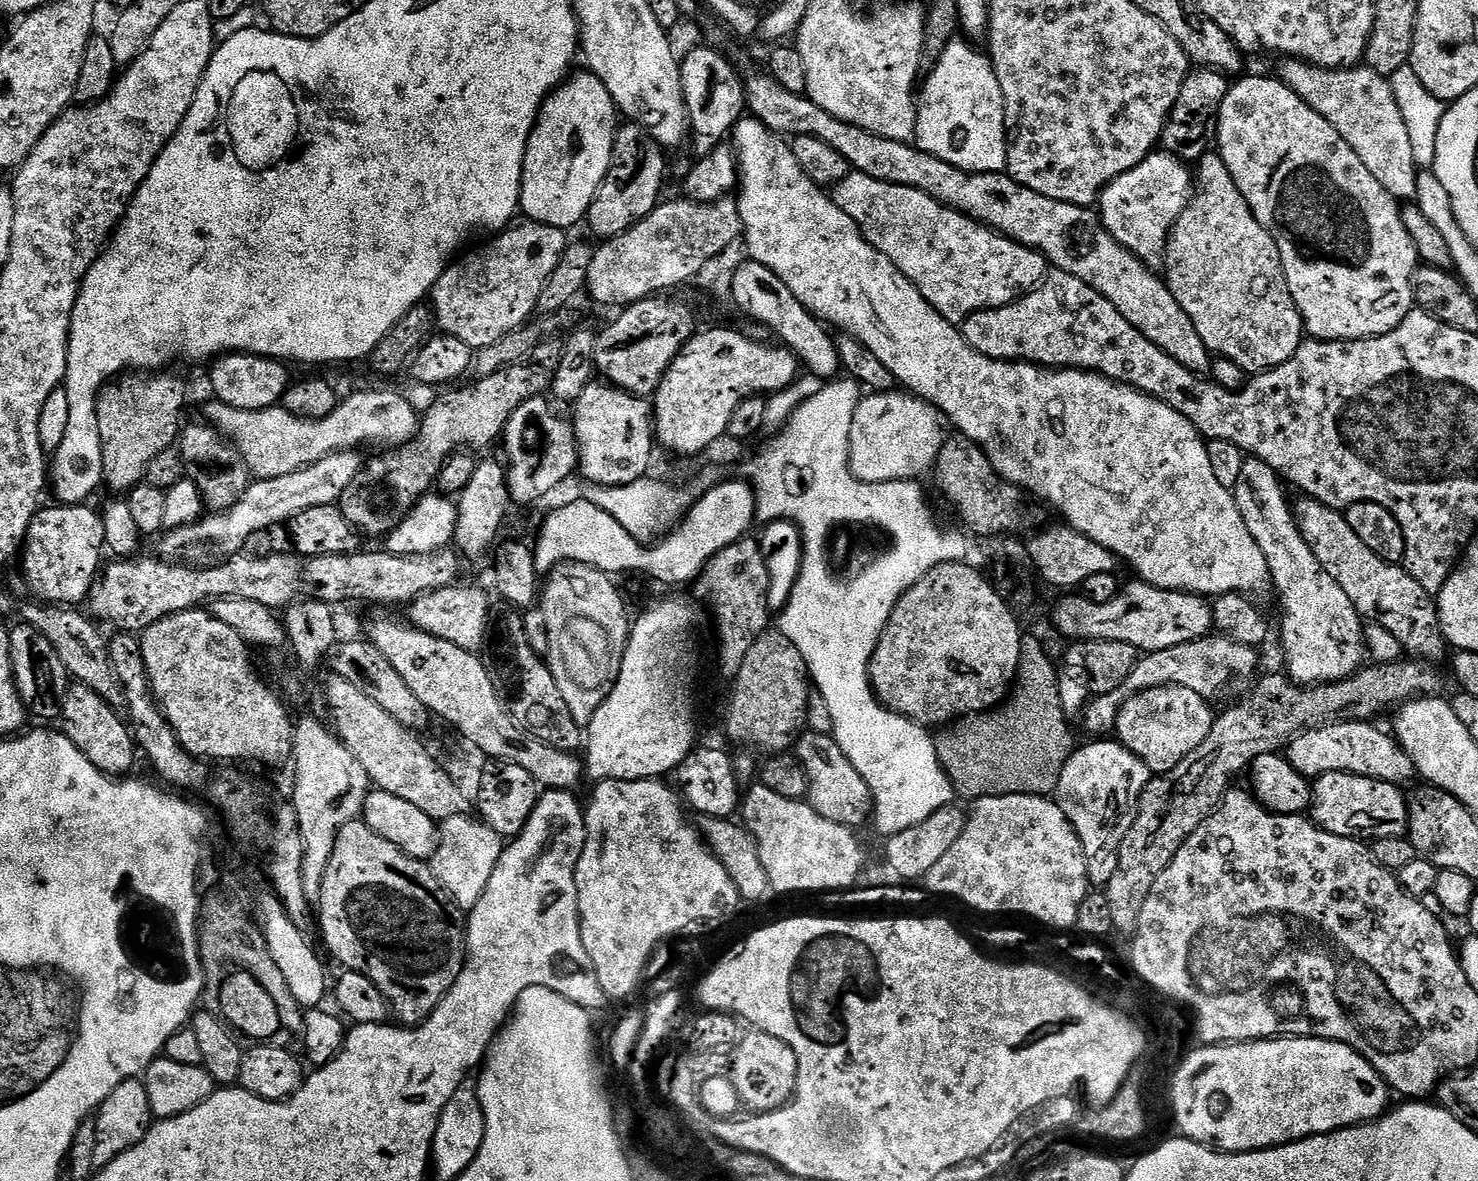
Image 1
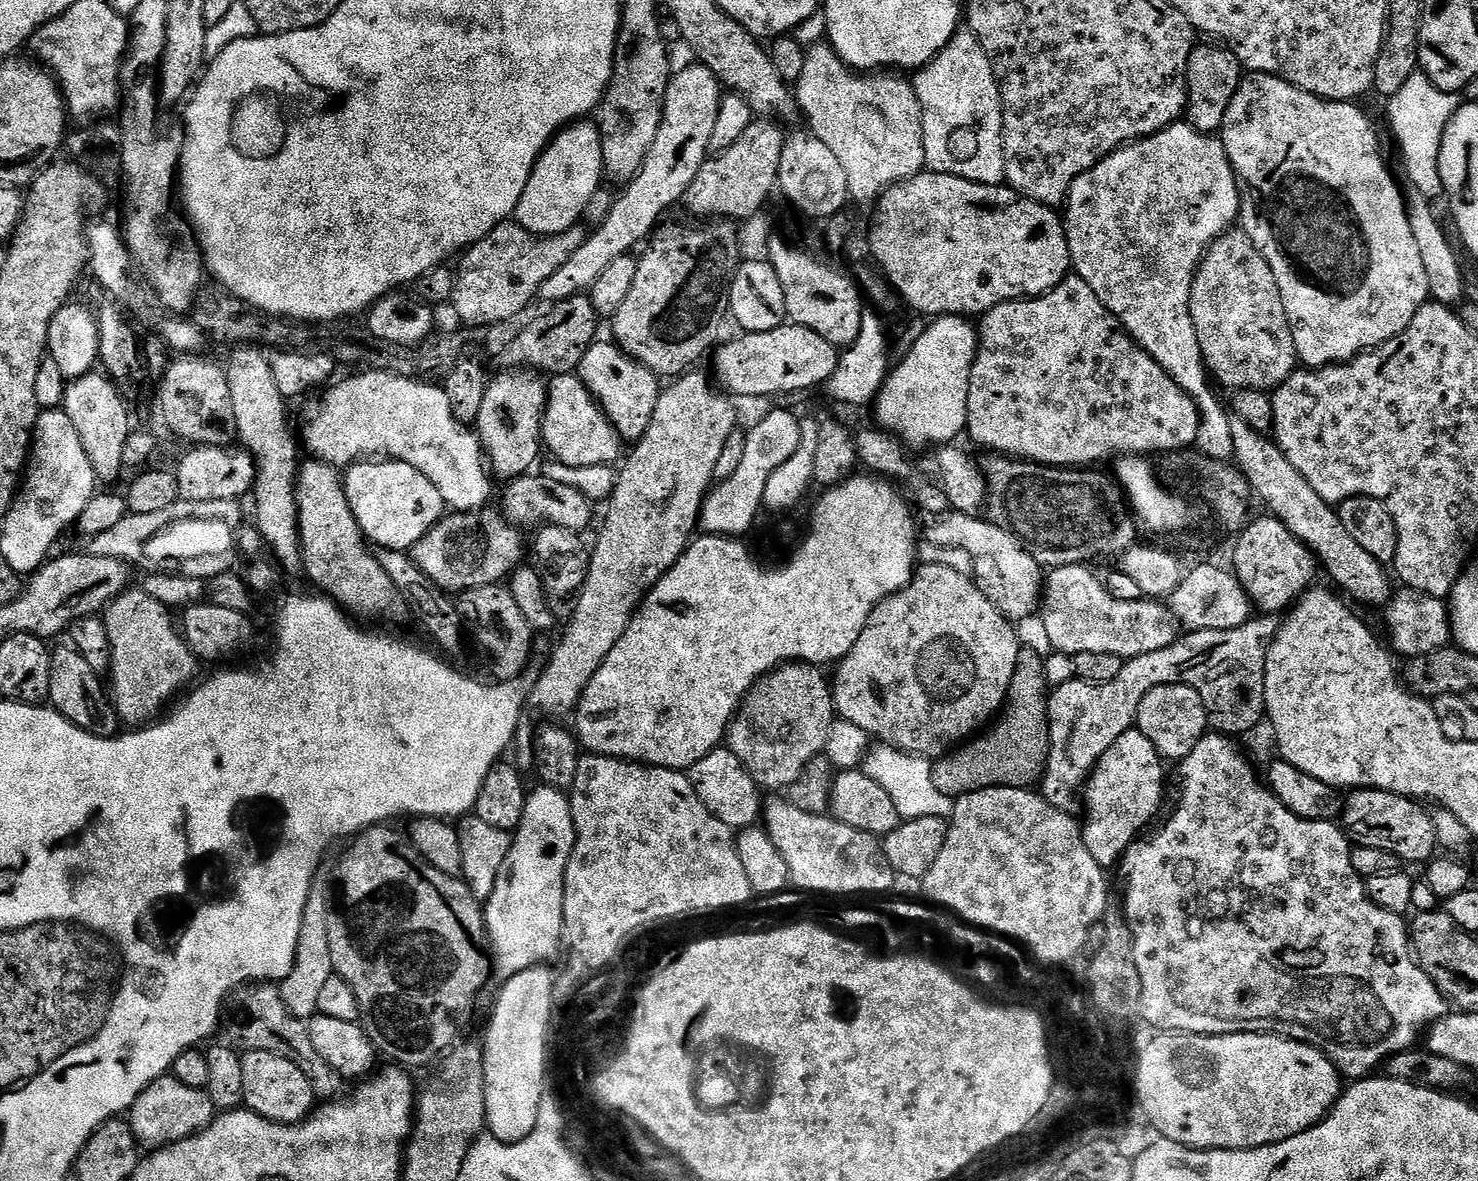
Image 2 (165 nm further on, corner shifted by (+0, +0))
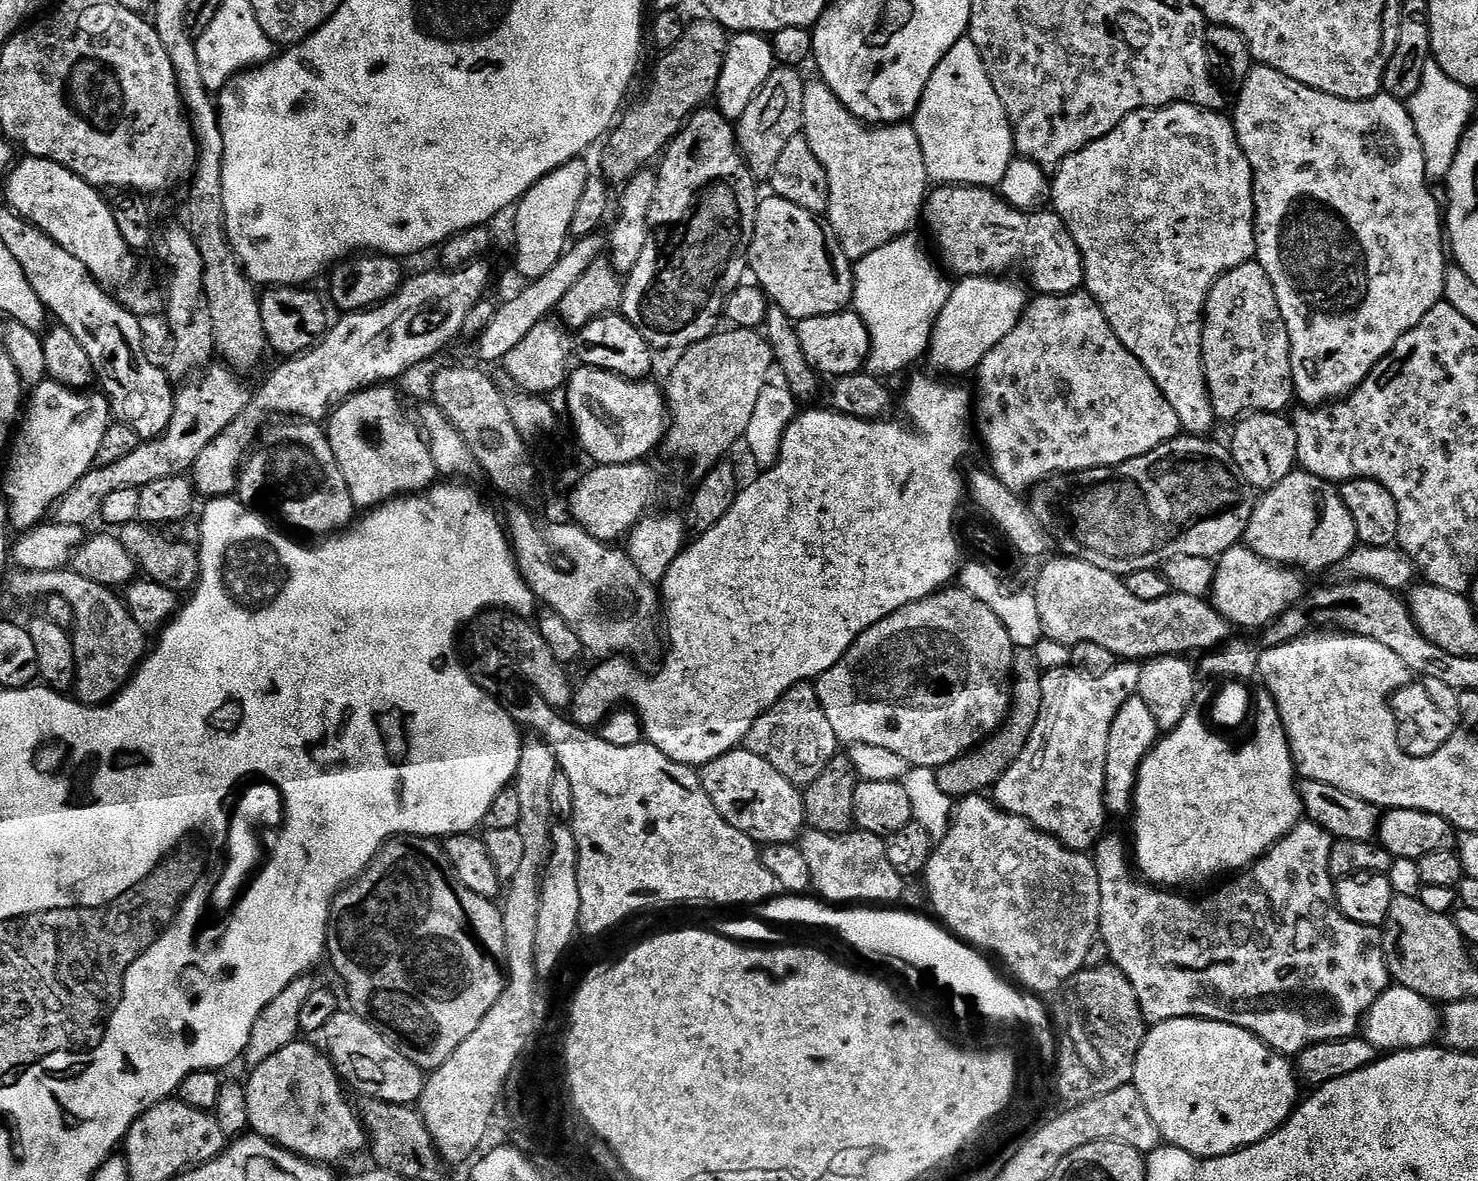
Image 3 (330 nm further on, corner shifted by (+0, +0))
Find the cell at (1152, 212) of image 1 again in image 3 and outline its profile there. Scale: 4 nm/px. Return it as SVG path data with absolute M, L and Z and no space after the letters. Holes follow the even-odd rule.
M1169 104L1167 108L1143 108L1126 117L1117 128L1100 138L1098 142L1066 158L1055 171L1052 180L1051 207L1070 230L1084 259L1083 287L1088 295L1098 302L1102 314L1106 314L1122 346L1126 346L1126 350L1130 350L1130 354L1134 354L1134 358L1138 358L1142 366L1146 366L1150 378L1154 378L1158 390L1162 390L1166 402L1170 402L1174 414L1178 414L1181 429L1189 436L1207 437L1211 433L1208 431L1218 424L1202 362L1204 307L1208 295L1214 282L1218 282L1218 278L1222 278L1238 266L1249 263L1256 255L1256 207L1250 162L1246 162L1246 154L1238 142L1236 127L1232 125L1231 119L1227 115L1220 115L1224 114L1207 108L1195 108L1192 104Z

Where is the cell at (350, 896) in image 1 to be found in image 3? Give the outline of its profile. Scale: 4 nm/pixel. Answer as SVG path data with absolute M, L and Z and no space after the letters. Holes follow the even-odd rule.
M402 836L384 843L368 869L332 901L328 918L326 956L348 987L347 1007L370 1022L394 1050L425 1070L442 1066L478 1030L490 1006L502 998L505 950L500 908L467 888L457 878L443 847L422 836Z

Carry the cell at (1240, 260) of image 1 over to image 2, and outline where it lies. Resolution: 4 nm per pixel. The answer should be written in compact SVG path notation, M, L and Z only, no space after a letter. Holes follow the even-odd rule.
M1243 230L1225 232L1209 246L1208 253L1205 254L1199 268L1196 269L1196 277L1190 290L1190 318L1194 318L1194 330L1198 334L1198 346L1202 346L1204 364L1208 367L1211 379L1217 385L1225 384L1228 390L1249 388L1271 393L1282 382L1286 382L1286 378L1290 378L1292 372L1297 371L1298 361L1294 350L1294 334L1290 334L1290 322L1286 318L1286 306L1282 306L1282 294L1278 294L1278 282L1274 282L1274 270L1270 270L1270 262L1266 262L1266 258L1262 258L1262 254L1256 249L1254 242L1250 242L1250 238Z

